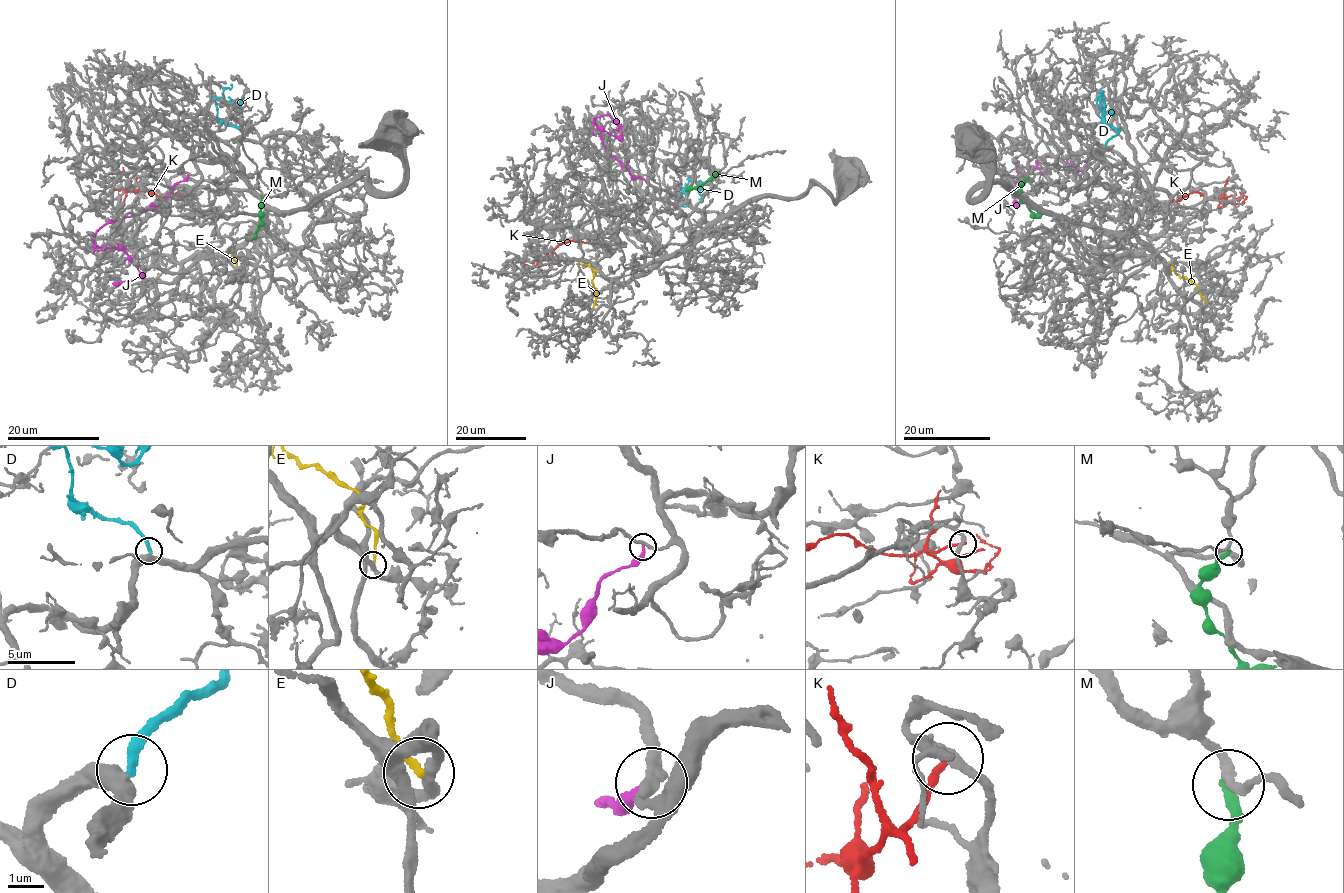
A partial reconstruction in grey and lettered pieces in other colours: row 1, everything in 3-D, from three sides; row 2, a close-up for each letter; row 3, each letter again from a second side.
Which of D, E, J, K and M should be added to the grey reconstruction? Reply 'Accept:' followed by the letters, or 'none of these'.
Accept: D

